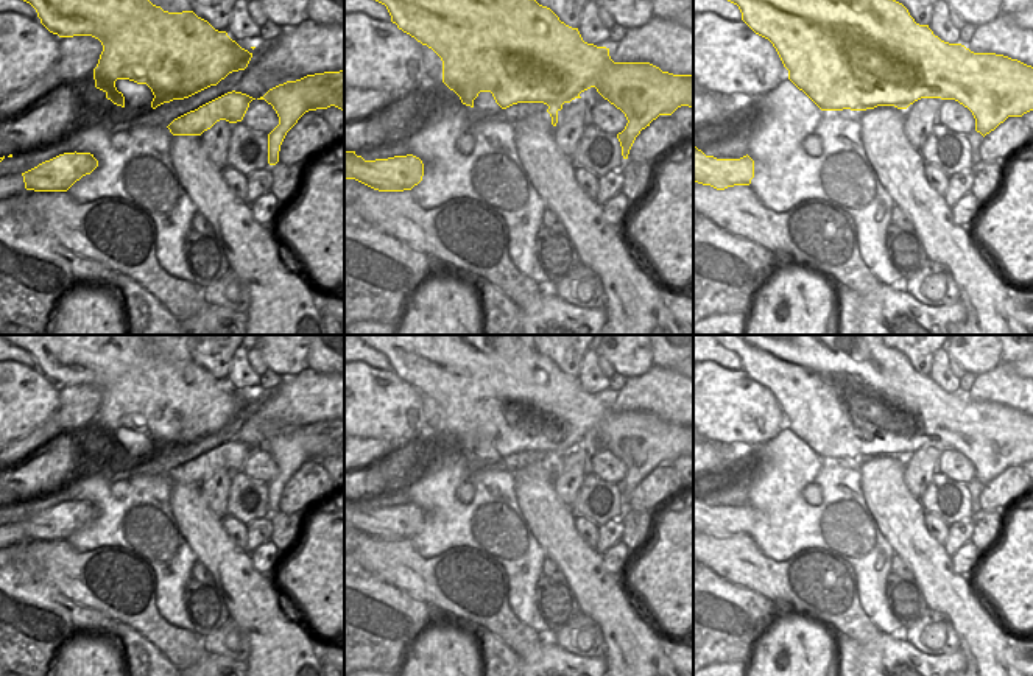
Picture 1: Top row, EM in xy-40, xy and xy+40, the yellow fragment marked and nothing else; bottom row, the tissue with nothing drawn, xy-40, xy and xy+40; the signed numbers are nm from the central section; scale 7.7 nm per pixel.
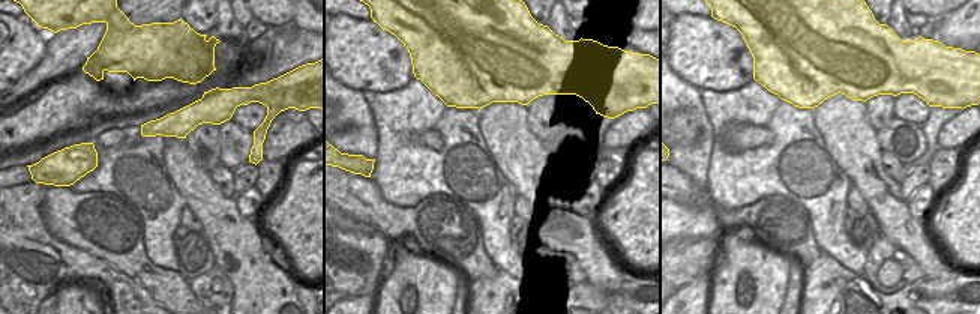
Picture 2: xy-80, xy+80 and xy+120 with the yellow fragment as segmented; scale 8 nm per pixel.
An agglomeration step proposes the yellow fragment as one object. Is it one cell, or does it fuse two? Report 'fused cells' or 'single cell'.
fused cells

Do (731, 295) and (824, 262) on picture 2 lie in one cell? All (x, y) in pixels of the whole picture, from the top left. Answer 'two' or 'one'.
two

